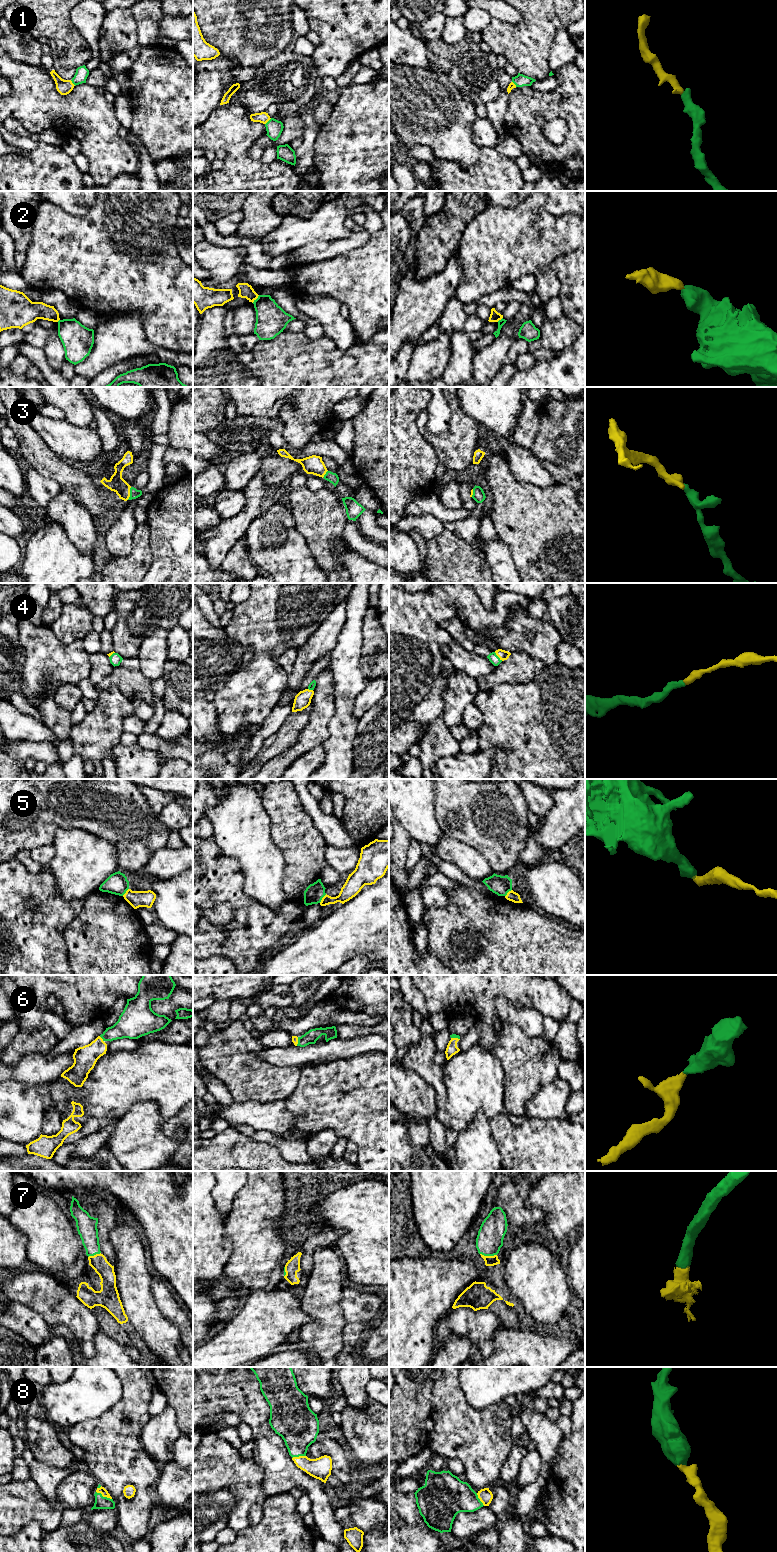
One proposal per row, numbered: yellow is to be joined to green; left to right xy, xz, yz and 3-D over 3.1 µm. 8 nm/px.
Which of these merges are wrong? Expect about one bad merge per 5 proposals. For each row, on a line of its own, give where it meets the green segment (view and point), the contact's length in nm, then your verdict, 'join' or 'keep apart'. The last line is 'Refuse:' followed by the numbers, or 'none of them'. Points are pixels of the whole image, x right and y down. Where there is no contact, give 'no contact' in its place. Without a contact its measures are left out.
1: xz (268, 121) | 80 nm | join
2: xz (256, 299) | 90 nm | keep apart
3: xy (130, 493) | 110 nm | join
4: yz (497, 656) | 100 nm | join
5: xz (322, 897) | 90 nm | keep apart
6: xy (102, 1038) | 60 nm | join
7: yz (488, 1255) | 140 nm | join
8: xy (104, 1497) | 140 nm | join
Refuse: 2, 5

